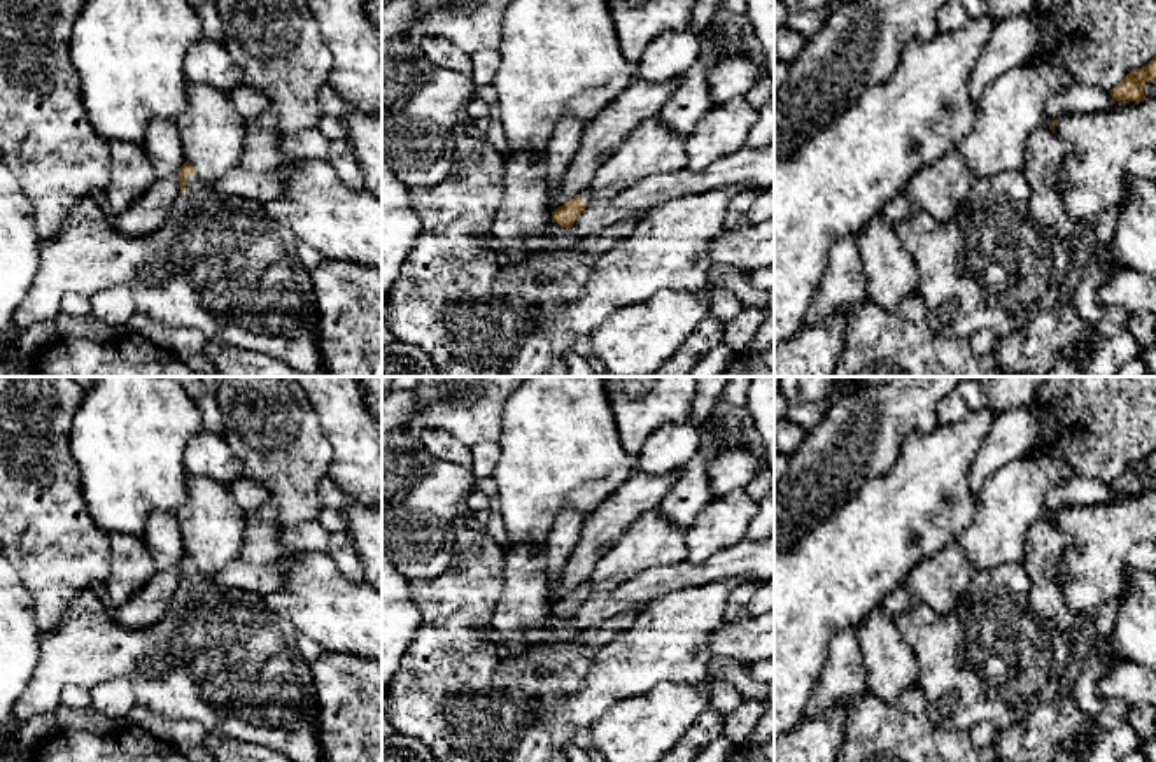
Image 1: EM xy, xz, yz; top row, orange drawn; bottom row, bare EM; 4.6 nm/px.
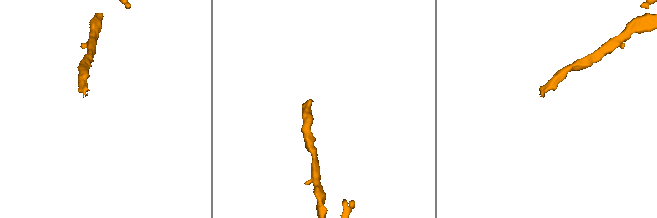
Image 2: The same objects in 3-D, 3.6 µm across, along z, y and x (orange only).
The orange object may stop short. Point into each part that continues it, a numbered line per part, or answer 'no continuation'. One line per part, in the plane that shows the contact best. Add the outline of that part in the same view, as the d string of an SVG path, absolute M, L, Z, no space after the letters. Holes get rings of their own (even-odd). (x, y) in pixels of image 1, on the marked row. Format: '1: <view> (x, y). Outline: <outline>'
1: xy (219, 265). Outline: M196 175L187 177L186 187L187 189L179 194L166 224L158 231L142 236L128 236L119 233L112 222L114 215L110 212L103 212L96 205L95 194L79 200L79 203L72 208L72 212L67 214L67 217L63 219L60 231L49 238L40 240L39 243L39 270L35 280L30 287L30 293L25 296L23 303L16 310L16 342L32 324L40 321L54 321L61 314L60 307L67 294L75 293L89 298L95 293L103 291L107 287L124 286L131 291L137 312L151 315L165 326L193 328L201 331L214 343L224 343L231 347L240 347L243 350L268 354L278 359L280 363L285 363L293 370L303 373L305 377L328 377L324 373L324 363L319 356L319 314L317 314L314 282L310 277L310 270L307 270L298 259L296 235L289 228L271 221L266 215L264 205L256 200L214 193Z

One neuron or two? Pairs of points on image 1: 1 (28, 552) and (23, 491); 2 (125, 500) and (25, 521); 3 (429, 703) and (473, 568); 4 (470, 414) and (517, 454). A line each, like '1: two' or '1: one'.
1: one
2: two
3: one
4: two

